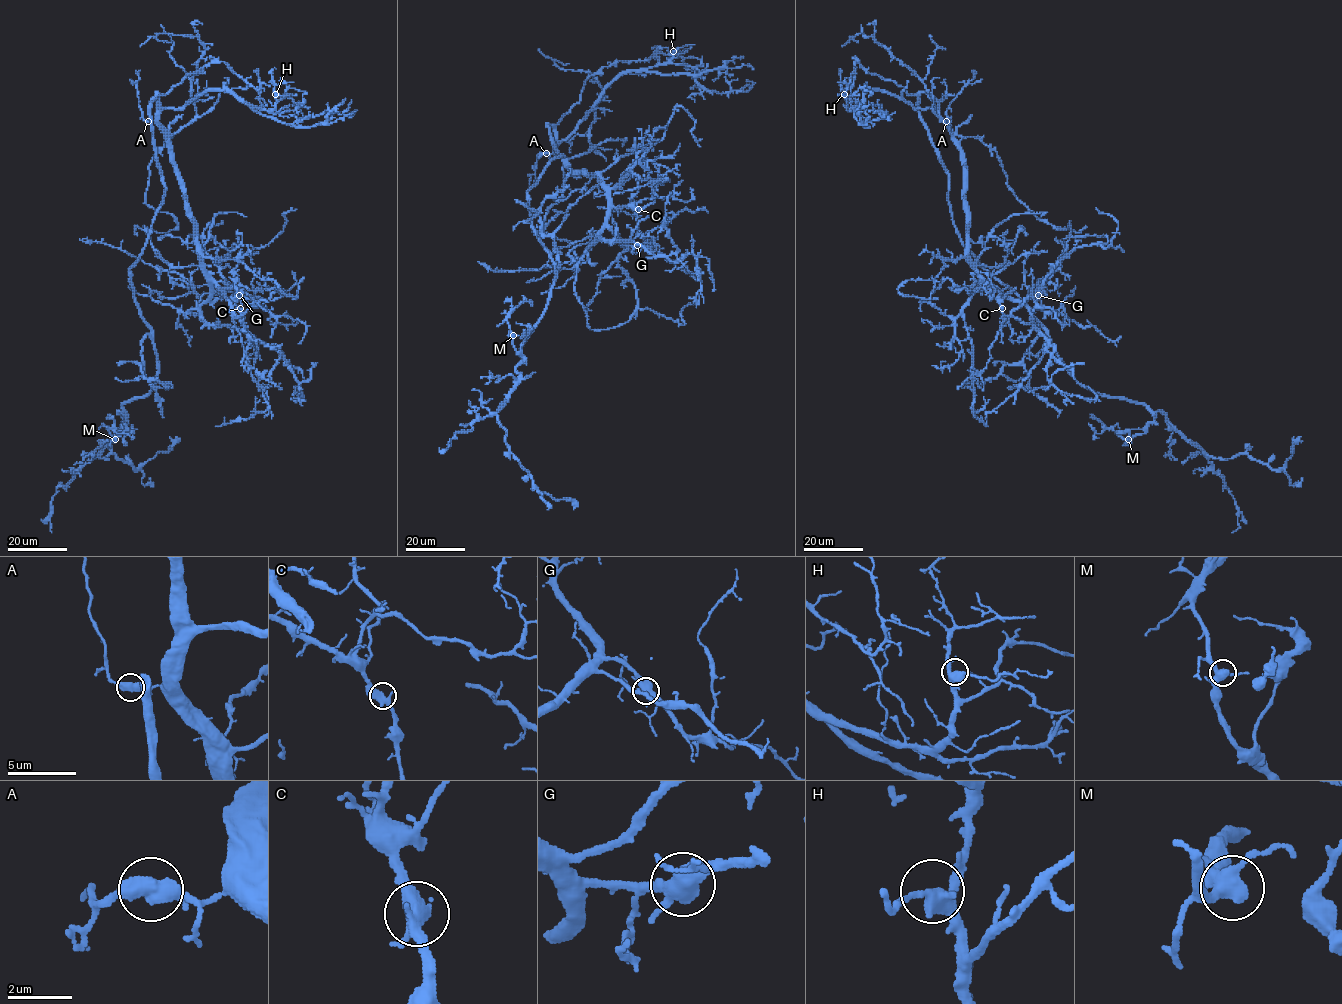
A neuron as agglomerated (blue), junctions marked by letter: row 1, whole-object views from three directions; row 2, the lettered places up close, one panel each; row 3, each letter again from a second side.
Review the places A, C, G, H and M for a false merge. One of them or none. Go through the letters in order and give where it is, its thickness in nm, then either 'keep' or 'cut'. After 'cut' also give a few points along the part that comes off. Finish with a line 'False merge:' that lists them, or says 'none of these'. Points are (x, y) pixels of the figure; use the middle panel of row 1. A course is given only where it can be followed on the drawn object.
A: place (546, 153); calibre 440 nm; keep
C: place (638, 209); calibre 400 nm; keep
G: place (637, 245); calibre 440 nm; keep
H: place (673, 51); calibre 440 nm; keep
M: place (513, 335); calibre 400 nm; keep
False merge: none of these

